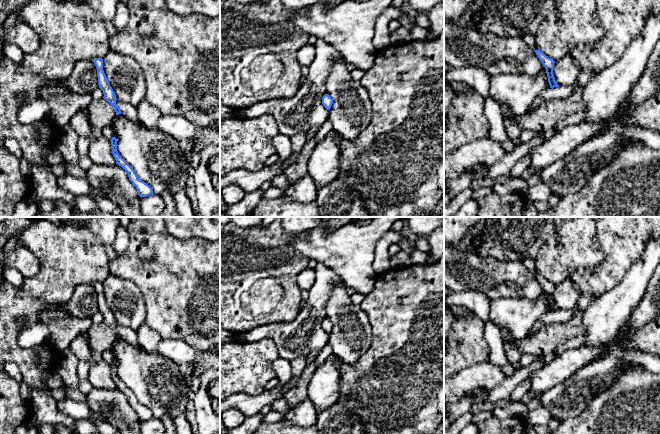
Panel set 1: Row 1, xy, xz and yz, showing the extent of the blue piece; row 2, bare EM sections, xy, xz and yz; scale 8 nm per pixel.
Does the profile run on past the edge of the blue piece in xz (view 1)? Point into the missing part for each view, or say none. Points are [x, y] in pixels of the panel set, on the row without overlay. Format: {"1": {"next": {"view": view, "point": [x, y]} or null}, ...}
{"1": {"next": null}}

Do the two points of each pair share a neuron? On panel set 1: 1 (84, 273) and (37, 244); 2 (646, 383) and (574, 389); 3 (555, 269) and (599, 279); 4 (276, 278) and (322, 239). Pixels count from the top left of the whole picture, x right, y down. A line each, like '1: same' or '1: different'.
1: same
2: different
3: different
4: different

